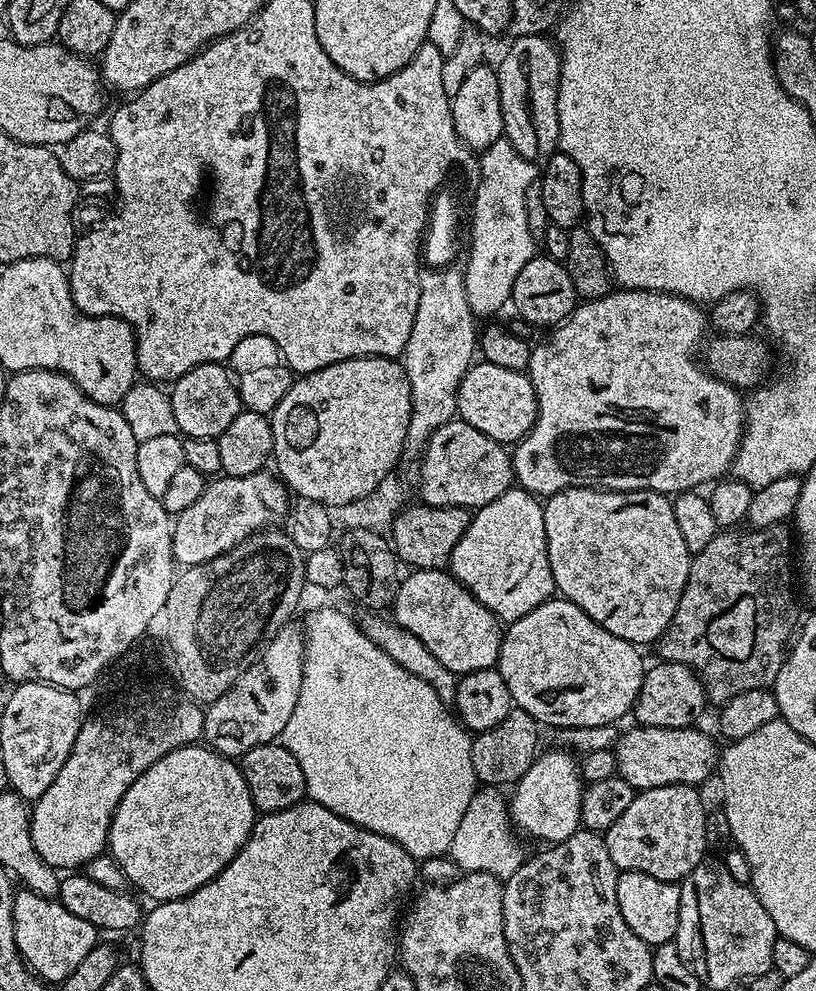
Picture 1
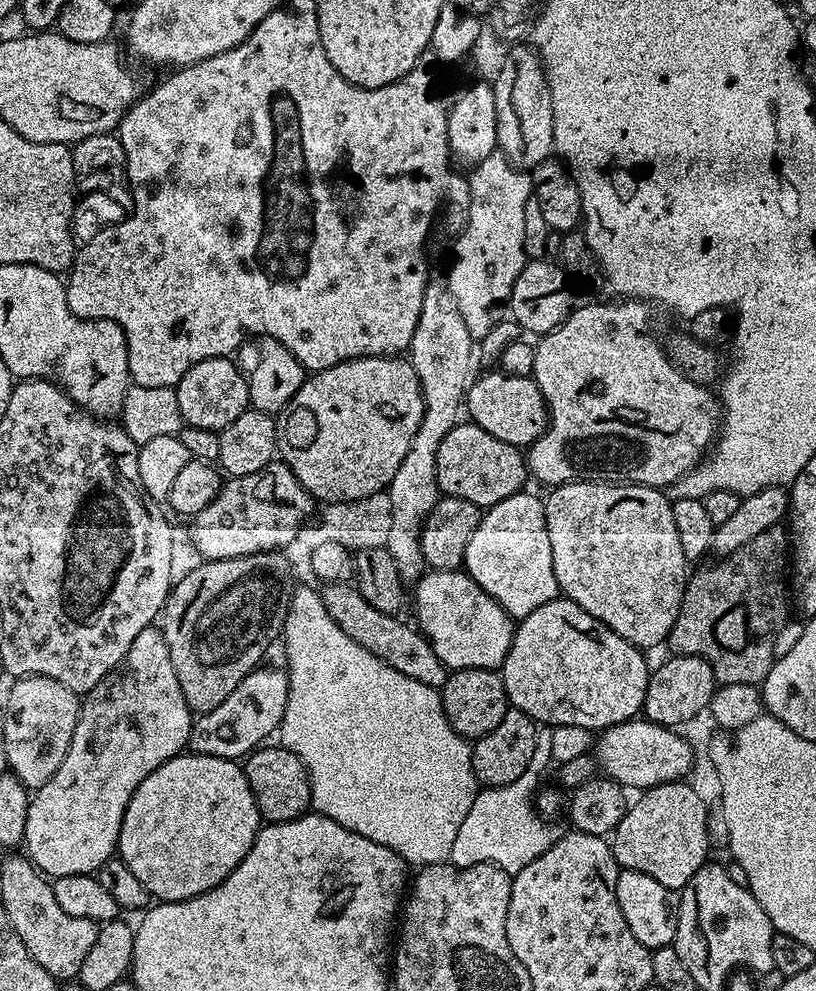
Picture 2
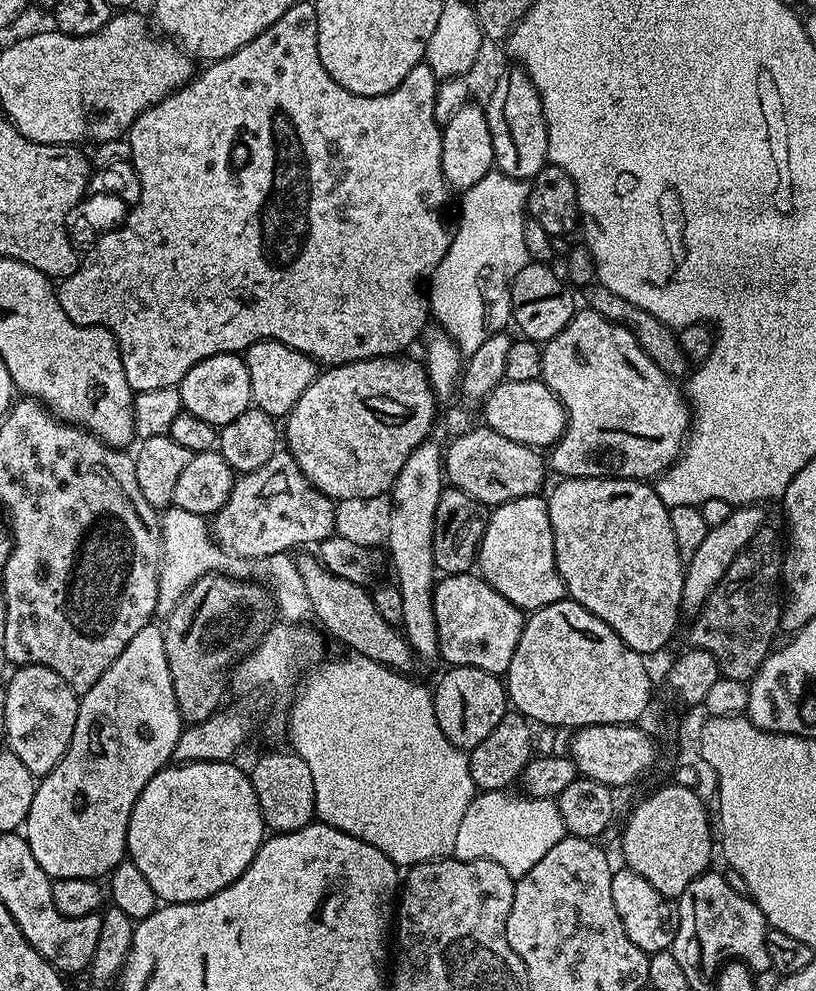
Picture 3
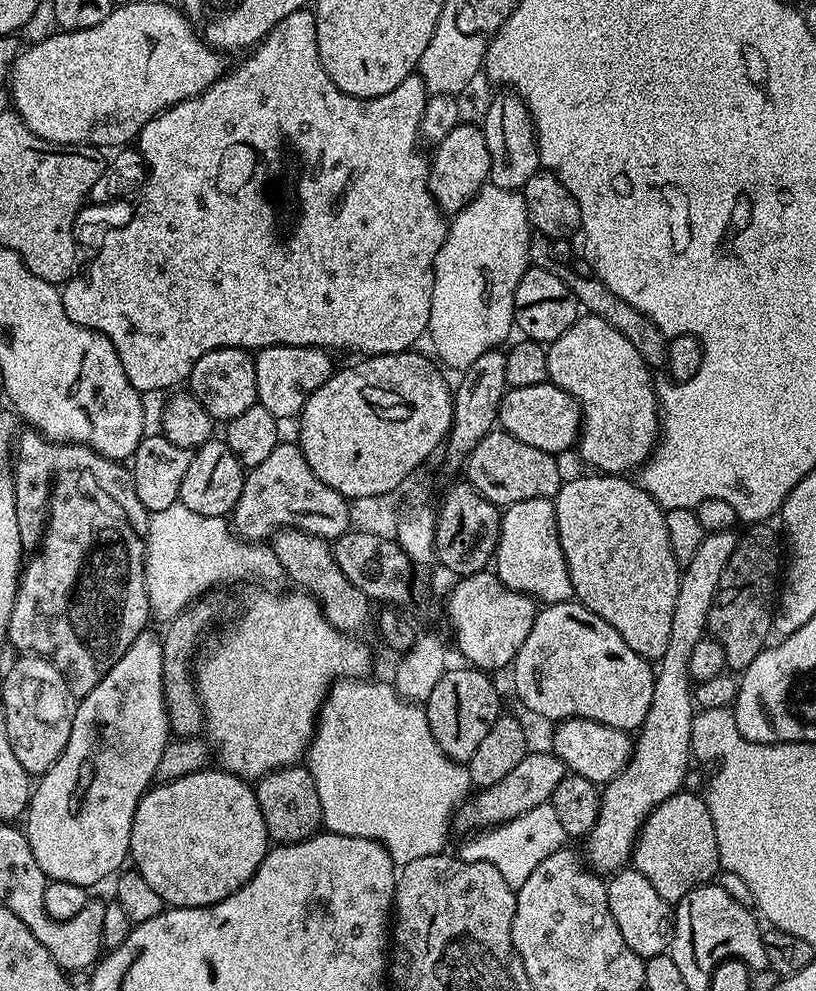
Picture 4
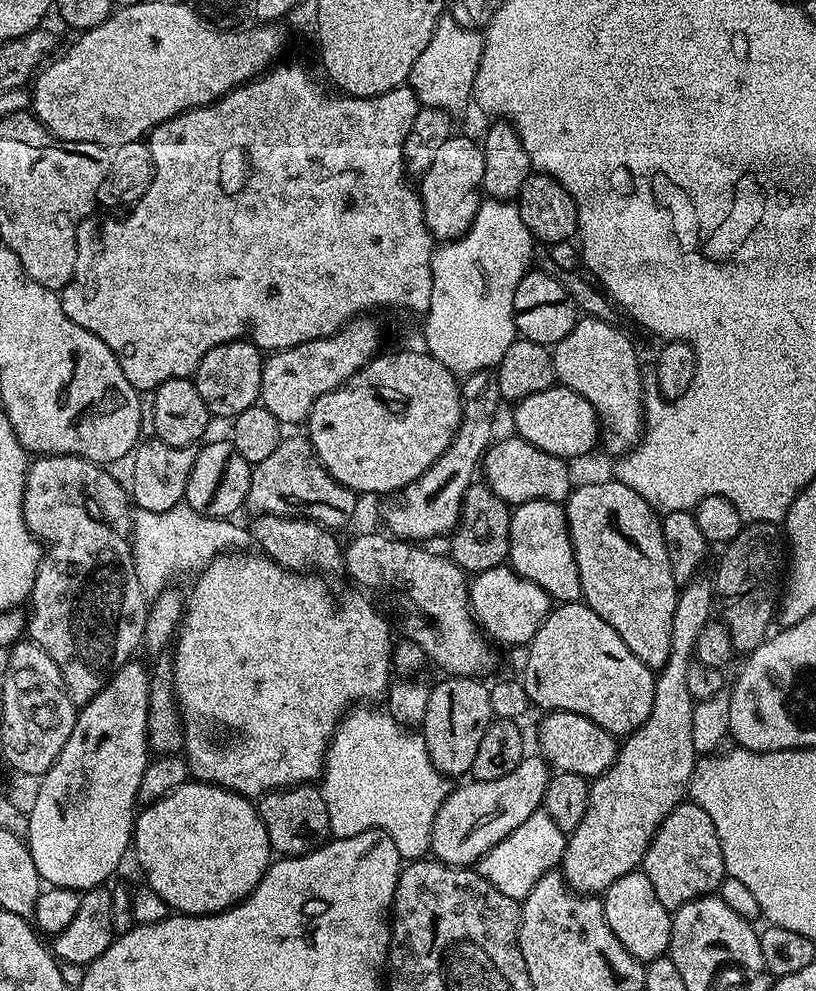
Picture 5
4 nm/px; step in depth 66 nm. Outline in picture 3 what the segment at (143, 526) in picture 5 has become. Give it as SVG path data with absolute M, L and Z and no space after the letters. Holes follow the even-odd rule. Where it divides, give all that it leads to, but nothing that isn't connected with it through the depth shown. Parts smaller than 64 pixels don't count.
M169 507L160 516L160 573L158 574L156 616L166 618L174 610L182 594L186 594L186 590L194 586L198 578L213 574L254 580L257 584L264 585L272 594L279 617L285 621L304 622L307 621L307 617L313 615L310 598L306 596L306 586L302 586L302 576L298 574L296 561L288 552L270 554L262 558L236 556L232 552L227 552L213 539L210 535L209 521L205 517L190 514L190 510Z

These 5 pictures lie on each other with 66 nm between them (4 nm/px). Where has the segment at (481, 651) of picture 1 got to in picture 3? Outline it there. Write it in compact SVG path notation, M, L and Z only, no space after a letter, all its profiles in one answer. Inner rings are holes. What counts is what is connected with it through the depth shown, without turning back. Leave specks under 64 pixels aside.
M466 571L454 572L435 581L433 610L440 643L438 656L441 661L445 660L445 665L507 673L524 629L526 616L523 609L502 598L483 576Z

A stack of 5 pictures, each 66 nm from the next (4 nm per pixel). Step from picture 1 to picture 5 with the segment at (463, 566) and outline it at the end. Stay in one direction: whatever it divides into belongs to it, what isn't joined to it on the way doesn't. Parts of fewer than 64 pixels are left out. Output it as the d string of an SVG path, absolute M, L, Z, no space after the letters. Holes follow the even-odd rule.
M531 500L515 505L511 513L507 563L513 571L522 580L536 583L553 601L579 601L582 582L563 507L549 500Z

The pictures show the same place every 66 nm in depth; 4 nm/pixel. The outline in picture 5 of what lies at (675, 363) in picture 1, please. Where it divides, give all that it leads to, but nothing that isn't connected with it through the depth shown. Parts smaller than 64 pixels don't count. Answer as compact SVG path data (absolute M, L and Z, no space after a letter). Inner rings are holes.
M580 318L577 319L574 330L570 330L570 334L566 334L566 338L562 338L562 342L558 342L552 349L552 365L556 371L556 380L559 381L561 385L570 390L574 390L578 394L582 394L582 398L586 398L586 402L592 404L592 409L596 411L596 419L600 421L601 429L604 433L602 436L602 448L612 455L612 458L619 458L632 451L640 442L641 435L646 427L646 412L644 416L644 384L640 381L640 360L636 357L636 348L619 332L617 325L615 323L608 323L606 321L600 321L591 318Z

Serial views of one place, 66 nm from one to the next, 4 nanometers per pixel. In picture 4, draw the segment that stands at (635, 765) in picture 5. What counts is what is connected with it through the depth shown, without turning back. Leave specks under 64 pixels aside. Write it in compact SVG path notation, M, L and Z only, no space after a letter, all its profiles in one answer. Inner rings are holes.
M735 531L709 532L702 538L702 546L690 558L688 564L683 565L678 582L678 598L674 598L674 618L670 622L670 642L666 646L666 654L658 661L654 675L654 698L650 698L650 710L646 714L643 724L640 725L634 736L632 757L626 766L614 777L603 785L600 793L600 809L596 812L596 821L588 835L583 837L582 856L589 868L597 874L615 874L631 861L632 848L640 833L640 827L646 818L659 804L666 802L675 792L685 787L684 779L688 776L688 755L692 752L694 737L692 723L694 719L694 684L688 674L690 653L694 645L708 632L708 615L716 602L716 591L720 585L722 574L726 570L726 562L730 562L730 554L734 554L736 541Z

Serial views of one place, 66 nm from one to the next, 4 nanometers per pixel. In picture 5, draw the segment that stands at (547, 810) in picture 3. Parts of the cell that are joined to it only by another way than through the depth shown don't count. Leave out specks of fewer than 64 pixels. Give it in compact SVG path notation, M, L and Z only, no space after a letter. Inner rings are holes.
M544 811L530 814L518 830L514 830L502 842L498 842L478 861L478 870L484 877L506 898L514 898L522 902L534 890L534 882L542 878L542 874L553 871L563 861L564 851L568 845L568 836L562 830L558 830L554 818Z

